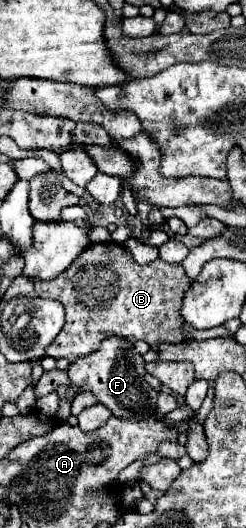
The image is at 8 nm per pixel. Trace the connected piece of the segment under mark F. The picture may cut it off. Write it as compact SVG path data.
M109 335L101 341L101 347L85 357L75 359L67 369L69 385L57 389L59 397L67 397L67 389L75 387L77 393L93 393L97 403L109 407L115 417L129 421L157 419L157 391L145 381L145 361L135 351L133 343L119 335Z

